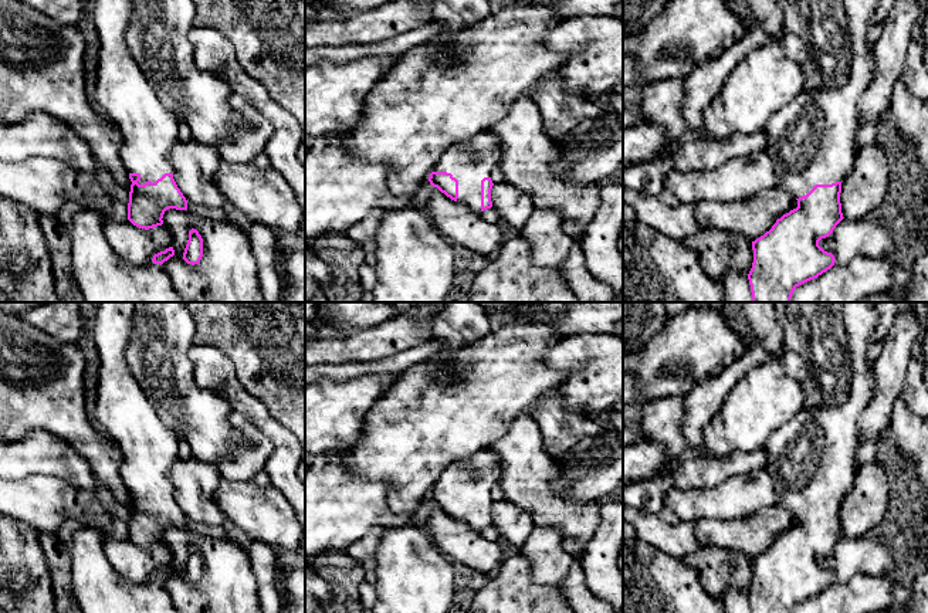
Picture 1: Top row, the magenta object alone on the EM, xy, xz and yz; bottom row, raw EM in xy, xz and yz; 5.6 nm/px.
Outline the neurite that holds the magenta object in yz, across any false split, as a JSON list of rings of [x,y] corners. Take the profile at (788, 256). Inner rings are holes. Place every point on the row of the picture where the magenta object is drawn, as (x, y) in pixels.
[[[844,0],[851,38],[851,64],[847,81],[837,88],[809,91],[803,88],[799,95],[785,108],[779,109],[768,122],[768,156],[778,176],[778,187],[782,187],[797,200],[797,207],[783,214],[769,231],[752,241],[753,263],[748,274],[752,302],[790,302],[793,291],[826,272],[834,265],[834,255],[824,251],[819,241],[829,237],[836,226],[844,219],[841,213],[841,182],[850,175],[854,163],[854,142],[858,132],[860,102],[875,74],[874,43],[867,37],[871,17],[878,0]]]

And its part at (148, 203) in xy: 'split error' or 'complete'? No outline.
split error

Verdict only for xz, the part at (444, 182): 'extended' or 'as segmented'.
extended

